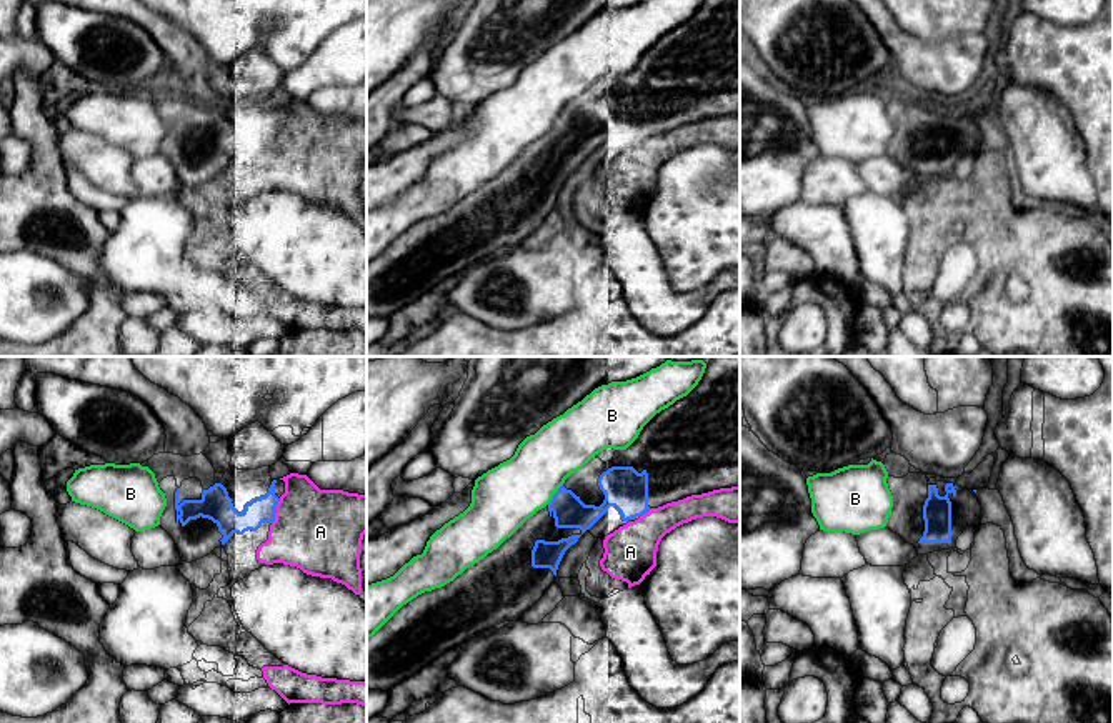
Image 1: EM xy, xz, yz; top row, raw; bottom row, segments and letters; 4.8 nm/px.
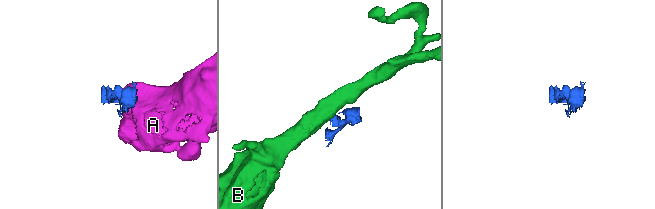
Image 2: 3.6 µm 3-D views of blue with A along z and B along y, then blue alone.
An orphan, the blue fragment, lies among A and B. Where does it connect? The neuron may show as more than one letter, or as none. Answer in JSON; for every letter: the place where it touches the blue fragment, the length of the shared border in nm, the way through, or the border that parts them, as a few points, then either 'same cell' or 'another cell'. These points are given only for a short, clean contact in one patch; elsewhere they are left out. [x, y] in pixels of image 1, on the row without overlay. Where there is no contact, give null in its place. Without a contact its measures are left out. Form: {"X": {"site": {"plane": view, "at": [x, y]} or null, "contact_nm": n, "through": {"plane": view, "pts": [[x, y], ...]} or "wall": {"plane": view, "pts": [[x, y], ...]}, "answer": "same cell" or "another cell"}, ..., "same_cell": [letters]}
{"A": {"site": {"plane": "xy", "at": [275, 139]}, "contact_nm": 130, "wall": {"plane": "xy", "pts": [[280, 125], [272, 150]]}, "answer": "another cell"}, "B": {"site": {"plane": "xz", "at": [555, 120]}, "contact_nm": 130, "wall": {"plane": "xz", "pts": [[562, 110], [547, 130]]}, "answer": "another cell"}, "same_cell": []}

